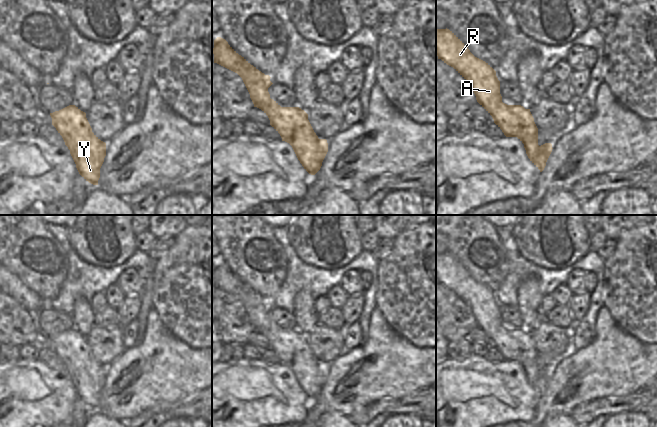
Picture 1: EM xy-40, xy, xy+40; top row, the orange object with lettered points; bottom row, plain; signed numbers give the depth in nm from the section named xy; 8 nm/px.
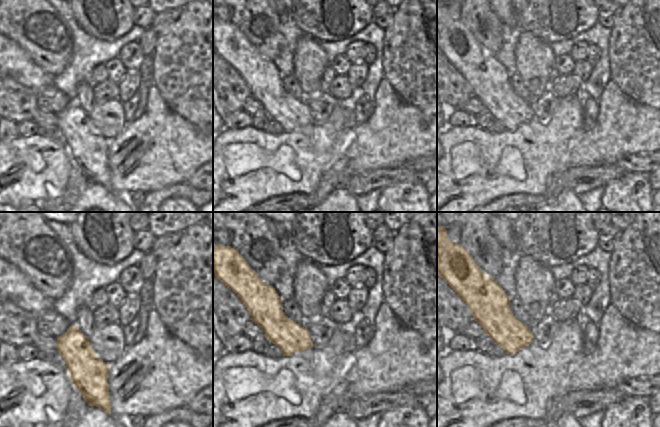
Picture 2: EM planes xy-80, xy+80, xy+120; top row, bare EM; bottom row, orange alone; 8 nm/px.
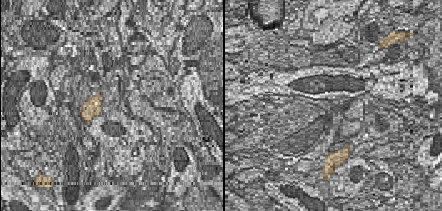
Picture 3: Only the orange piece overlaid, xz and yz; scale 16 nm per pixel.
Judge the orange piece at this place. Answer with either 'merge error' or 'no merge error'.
no merge error

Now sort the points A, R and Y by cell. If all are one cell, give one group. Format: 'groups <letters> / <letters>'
groups A R Y

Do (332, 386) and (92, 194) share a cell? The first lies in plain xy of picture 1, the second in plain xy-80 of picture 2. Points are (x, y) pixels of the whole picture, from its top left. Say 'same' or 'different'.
different

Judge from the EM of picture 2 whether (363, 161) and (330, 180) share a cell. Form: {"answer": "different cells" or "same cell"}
{"answer": "same cell"}

